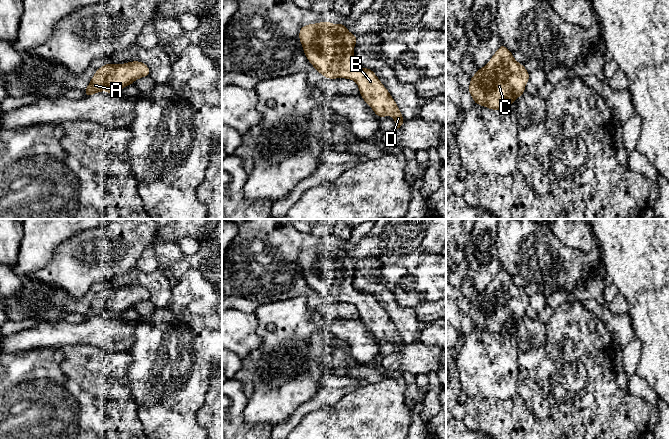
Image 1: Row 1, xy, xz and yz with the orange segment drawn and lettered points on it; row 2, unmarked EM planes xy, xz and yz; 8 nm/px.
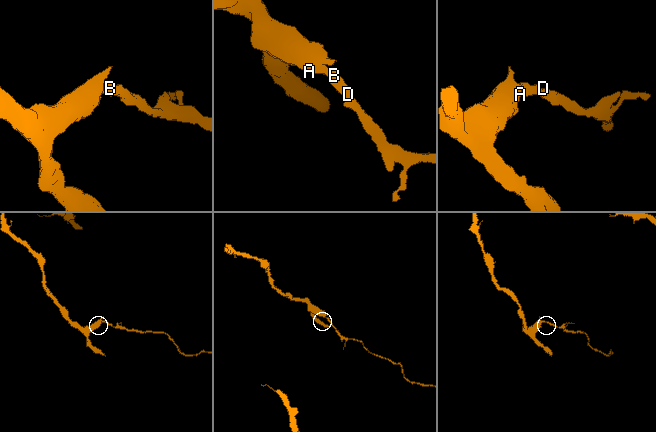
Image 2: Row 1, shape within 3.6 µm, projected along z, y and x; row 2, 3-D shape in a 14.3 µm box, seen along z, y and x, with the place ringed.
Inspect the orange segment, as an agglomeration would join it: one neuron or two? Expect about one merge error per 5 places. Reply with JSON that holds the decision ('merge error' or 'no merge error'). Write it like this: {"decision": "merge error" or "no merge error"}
{"decision": "no merge error"}

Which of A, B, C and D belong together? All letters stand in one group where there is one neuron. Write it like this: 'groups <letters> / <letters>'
groups A B C D

